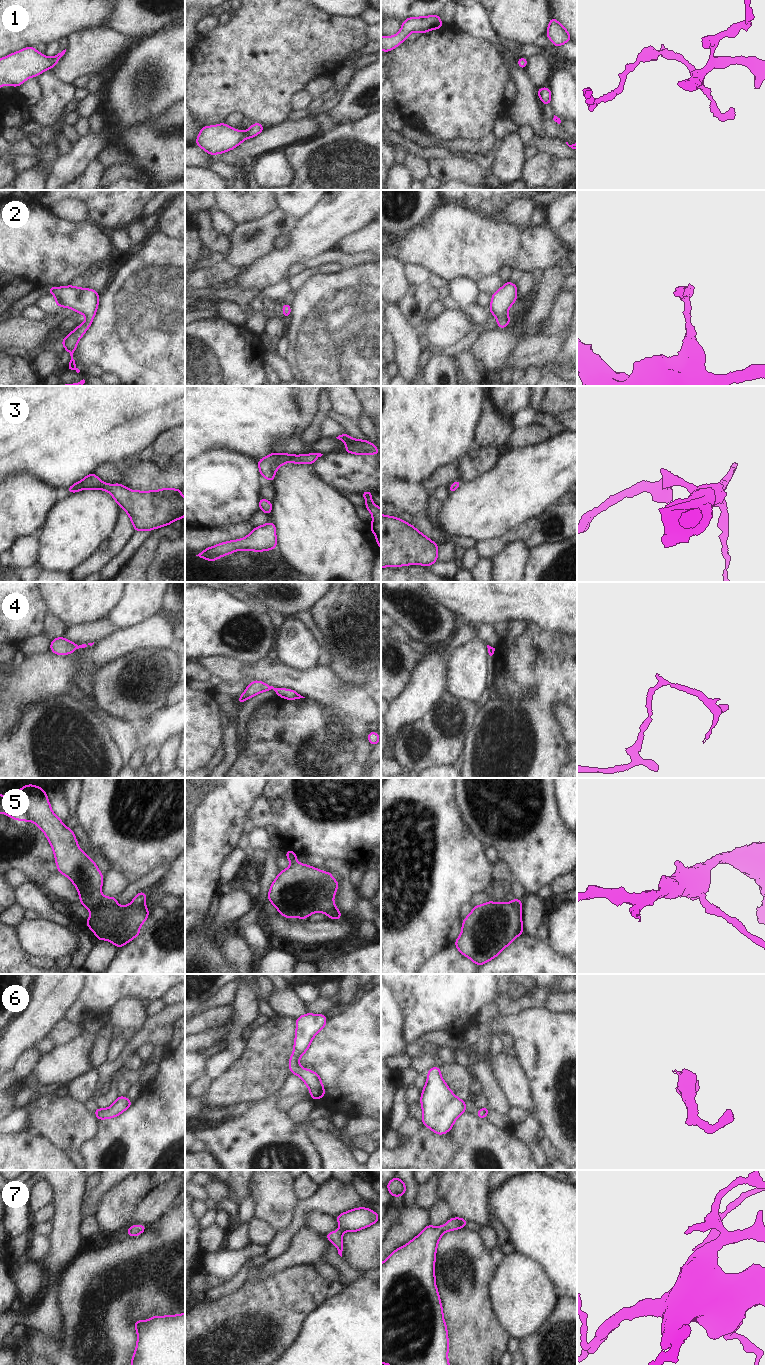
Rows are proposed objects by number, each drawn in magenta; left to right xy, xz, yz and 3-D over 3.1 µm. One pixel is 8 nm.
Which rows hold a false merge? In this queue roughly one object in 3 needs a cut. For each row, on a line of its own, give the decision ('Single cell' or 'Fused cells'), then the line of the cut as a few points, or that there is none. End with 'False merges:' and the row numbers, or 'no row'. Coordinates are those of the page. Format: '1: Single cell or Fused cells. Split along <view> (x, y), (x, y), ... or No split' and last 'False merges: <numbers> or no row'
1: Single cell. No split
2: Single cell. No split
3: Single cell. No split
4: Single cell. No split
5: Fused cells. Split along xz (327, 914), (332, 909), (335, 909), (340, 914)
6: Single cell. No split
7: Single cell. No split
False merges: 5.

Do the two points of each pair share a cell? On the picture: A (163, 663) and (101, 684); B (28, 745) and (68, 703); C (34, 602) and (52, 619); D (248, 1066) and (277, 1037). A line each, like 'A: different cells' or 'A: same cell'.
A: same cell
B: same cell
C: different cells
D: same cell

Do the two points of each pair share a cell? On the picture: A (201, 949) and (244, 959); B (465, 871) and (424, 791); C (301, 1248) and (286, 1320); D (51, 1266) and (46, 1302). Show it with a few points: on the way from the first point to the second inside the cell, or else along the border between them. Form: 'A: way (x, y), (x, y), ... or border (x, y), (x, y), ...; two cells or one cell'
A: border (218, 946), (224, 958), (230, 963); two cells
B: way (445, 851), (439, 842), (439, 814), (437, 811); one cell
C: border (305, 1265), (292, 1265), (276, 1272); two cells
D: way (51, 1275), (50, 1293); one cell

